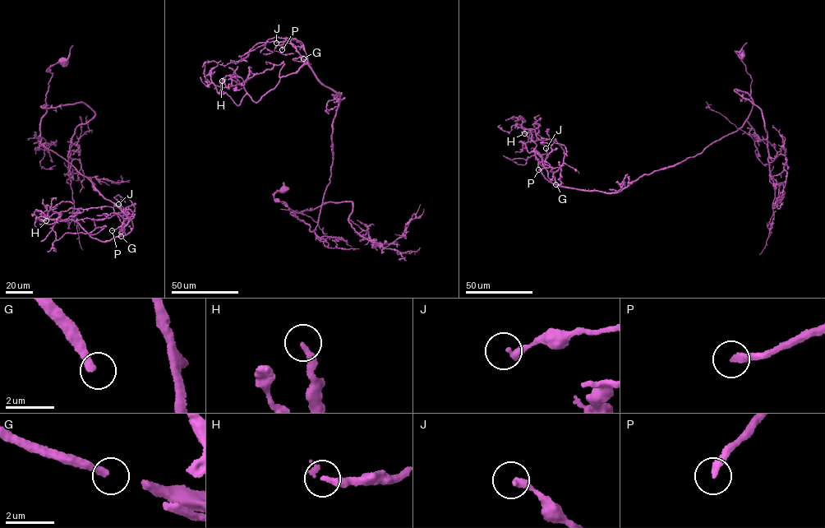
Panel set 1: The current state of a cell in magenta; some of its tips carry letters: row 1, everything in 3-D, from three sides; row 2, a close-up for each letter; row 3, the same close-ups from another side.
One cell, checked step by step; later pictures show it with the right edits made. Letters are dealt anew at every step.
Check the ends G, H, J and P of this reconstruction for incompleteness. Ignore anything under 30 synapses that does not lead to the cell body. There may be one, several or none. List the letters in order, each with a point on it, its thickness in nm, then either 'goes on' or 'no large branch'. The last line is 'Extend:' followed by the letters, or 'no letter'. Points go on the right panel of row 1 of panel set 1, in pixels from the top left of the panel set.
G: at (555, 184); 320 nm thick; no large branch
H: at (524, 133); 240 nm thick; no large branch
J: at (546, 148); 280 nm thick; no large branch
P: at (538, 169); 240 nm thick; goes on
Extend: P

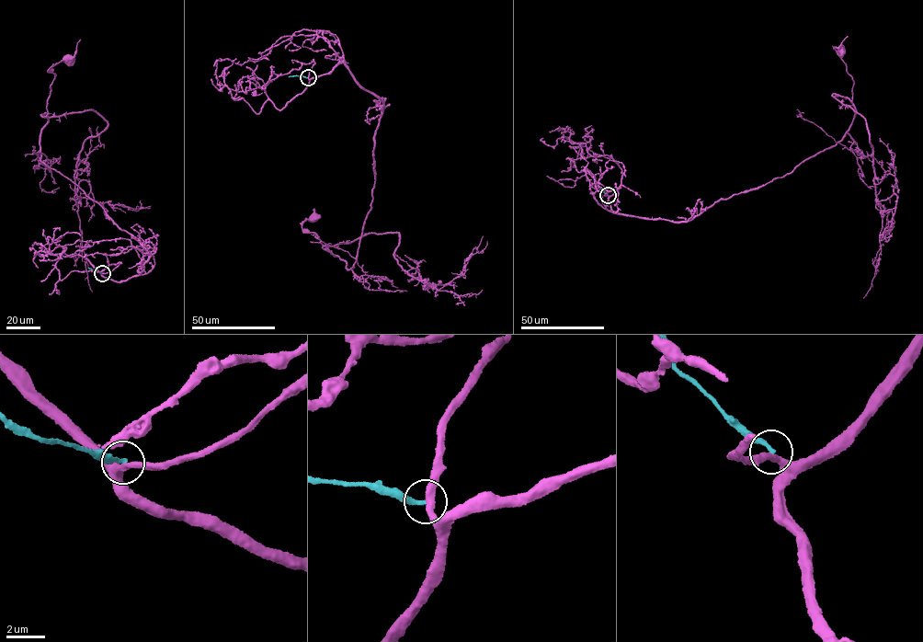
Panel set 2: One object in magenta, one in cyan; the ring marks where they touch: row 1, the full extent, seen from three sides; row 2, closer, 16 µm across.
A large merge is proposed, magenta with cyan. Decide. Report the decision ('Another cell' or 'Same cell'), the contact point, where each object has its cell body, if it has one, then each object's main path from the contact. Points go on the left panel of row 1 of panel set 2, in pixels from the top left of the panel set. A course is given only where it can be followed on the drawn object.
Another cell. Place: (102, 273). Soma of magenta: (68, 59). Soma of cyan: none. Course of magenta: (102, 273), (123, 281), (139, 275), (148, 255), (97, 203), (40, 161), (55, 75), (51, 68), (66, 60). Course of cyan: (102, 273), (88, 268)

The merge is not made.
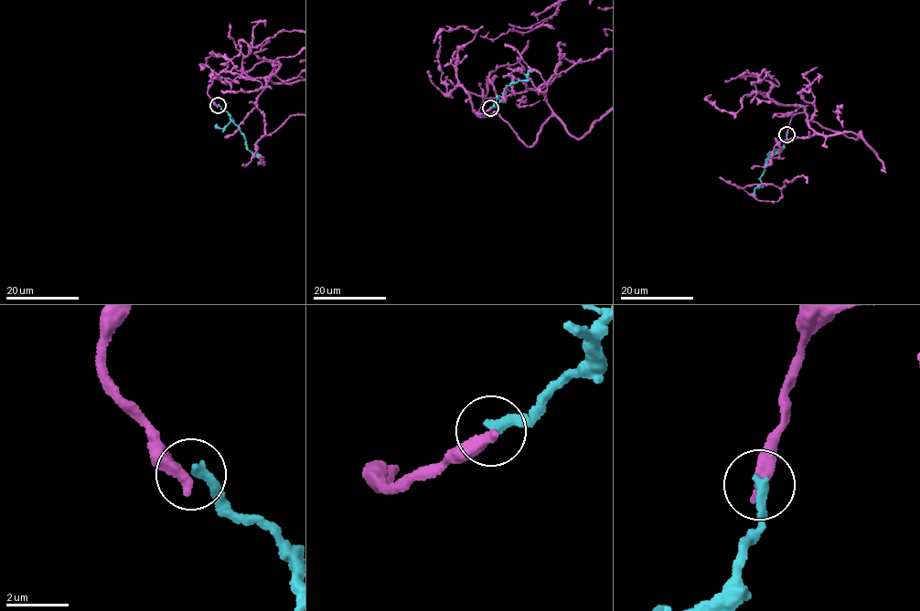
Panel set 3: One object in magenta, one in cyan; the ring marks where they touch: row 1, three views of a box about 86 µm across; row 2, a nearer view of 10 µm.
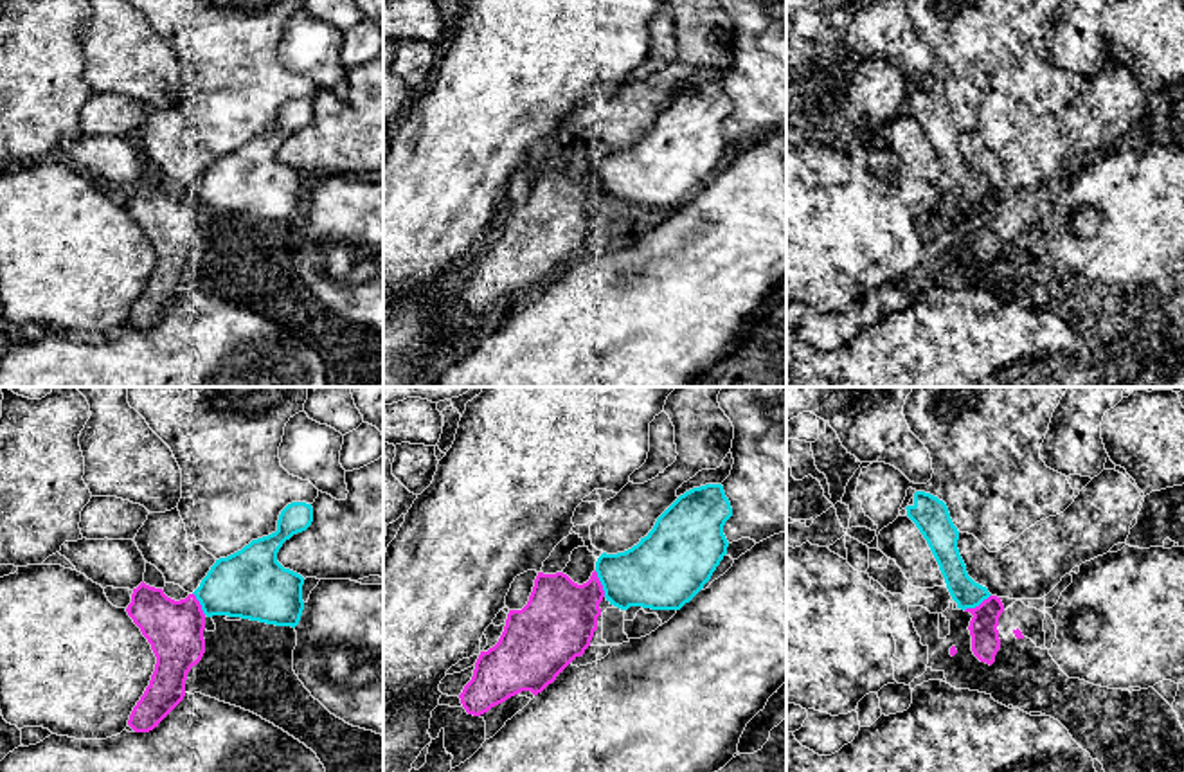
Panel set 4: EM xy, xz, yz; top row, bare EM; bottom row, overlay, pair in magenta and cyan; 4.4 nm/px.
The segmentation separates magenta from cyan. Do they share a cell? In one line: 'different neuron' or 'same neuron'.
different neuron

